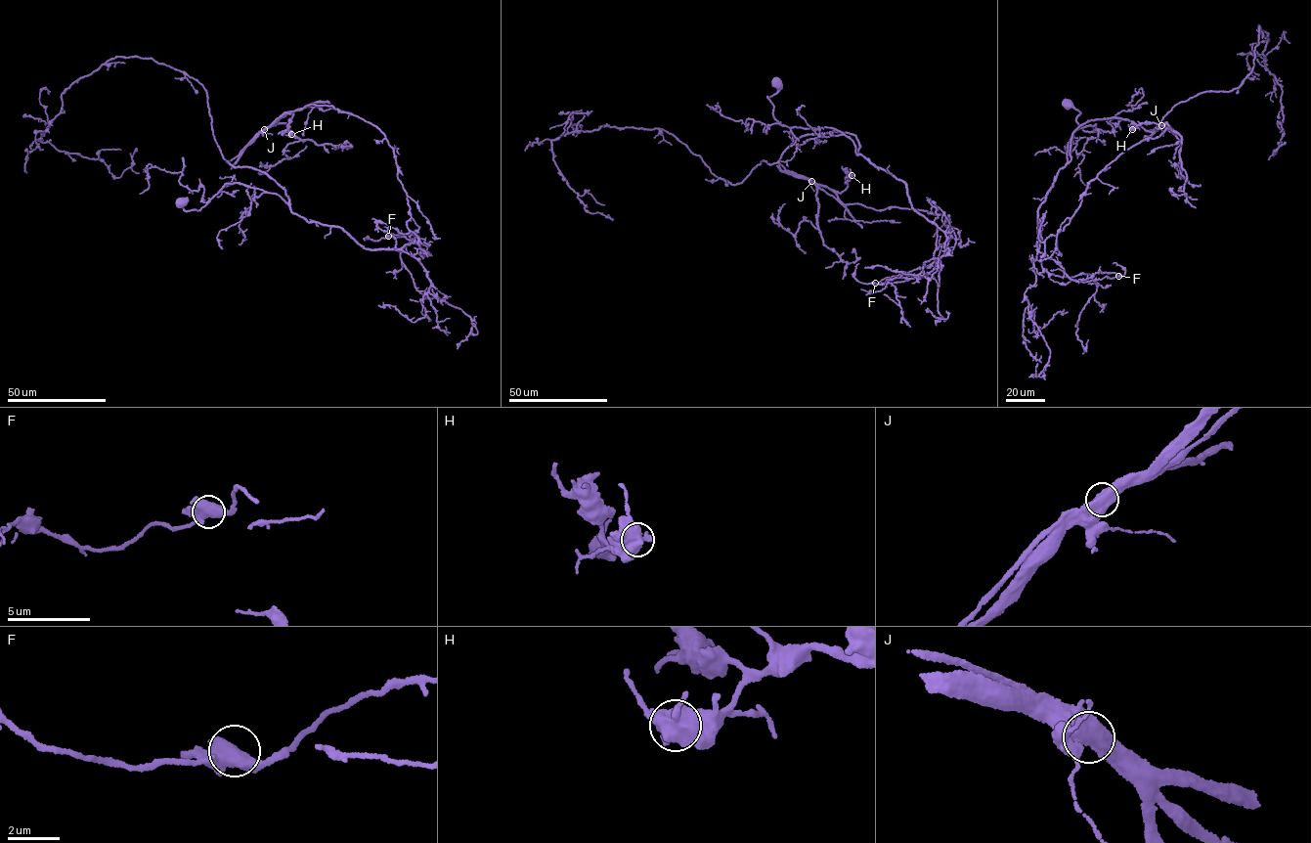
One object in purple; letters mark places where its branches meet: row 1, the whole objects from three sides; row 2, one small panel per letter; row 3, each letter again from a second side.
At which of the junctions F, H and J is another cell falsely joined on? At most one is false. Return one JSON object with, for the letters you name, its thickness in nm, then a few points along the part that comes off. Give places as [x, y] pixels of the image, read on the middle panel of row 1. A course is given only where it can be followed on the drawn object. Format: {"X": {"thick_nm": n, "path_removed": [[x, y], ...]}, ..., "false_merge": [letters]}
{"J": {"thick_nm": 700, "path_removed": [[811, 181], [815, 187], [817, 228], [804, 220], [794, 235], [782, 227], [778, 214], [785, 203]]}, "false_merge": ["J"]}

